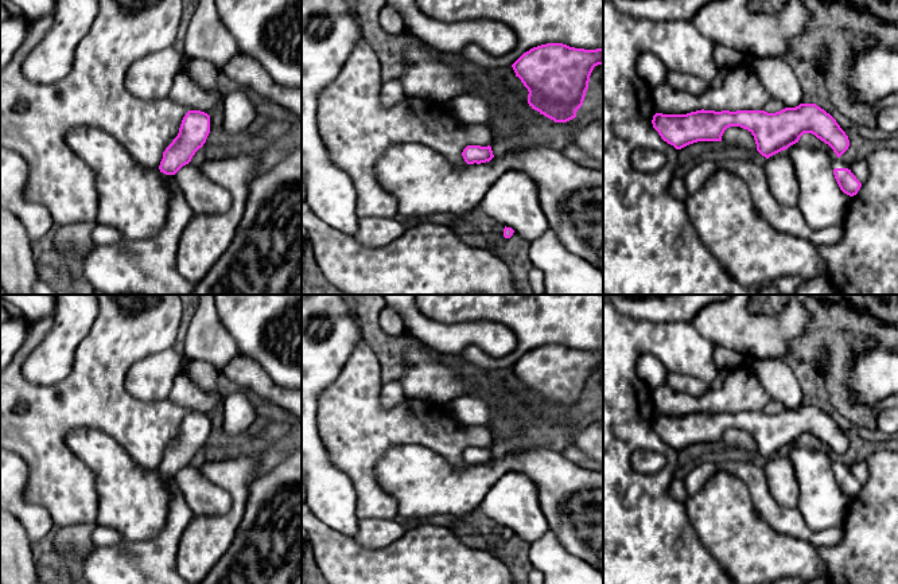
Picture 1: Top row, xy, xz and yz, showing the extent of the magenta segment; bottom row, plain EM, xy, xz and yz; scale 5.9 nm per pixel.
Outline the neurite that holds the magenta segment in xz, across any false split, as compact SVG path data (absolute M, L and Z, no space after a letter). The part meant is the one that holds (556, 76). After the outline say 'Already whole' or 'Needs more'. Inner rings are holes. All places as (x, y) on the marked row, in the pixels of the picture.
M547 43L524 52L513 65L528 89L528 104L555 122L576 117L595 66L603 66L603 47L584 50Z. Already whole

